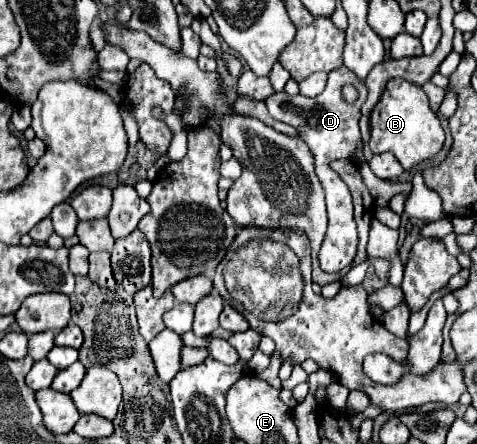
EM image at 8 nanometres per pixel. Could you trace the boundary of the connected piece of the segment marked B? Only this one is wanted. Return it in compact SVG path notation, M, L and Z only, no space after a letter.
M393 78L387 82L387 88L371 112L371 152L383 154L391 152L405 170L421 162L433 160L445 142L445 132L437 114L429 108L429 100L421 86L409 84L403 78Z

